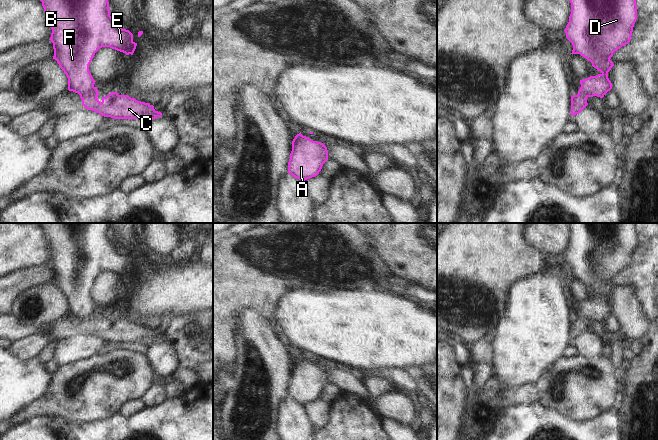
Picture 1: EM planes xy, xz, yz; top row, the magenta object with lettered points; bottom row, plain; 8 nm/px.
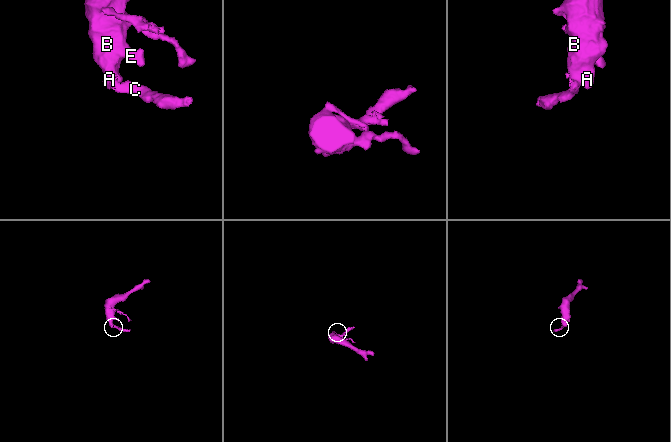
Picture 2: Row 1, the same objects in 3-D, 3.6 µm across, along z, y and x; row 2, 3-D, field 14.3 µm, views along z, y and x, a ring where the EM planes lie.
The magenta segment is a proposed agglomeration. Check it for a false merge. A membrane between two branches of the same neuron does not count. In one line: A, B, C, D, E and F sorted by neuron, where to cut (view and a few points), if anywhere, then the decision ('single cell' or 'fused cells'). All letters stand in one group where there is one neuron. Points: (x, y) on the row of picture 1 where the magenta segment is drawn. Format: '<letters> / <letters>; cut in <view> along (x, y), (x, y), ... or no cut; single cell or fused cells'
A B D E F / C; cut in xy along (95, 87), (80, 96); fused cells

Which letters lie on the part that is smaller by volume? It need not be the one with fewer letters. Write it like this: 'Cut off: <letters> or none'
Cut off: C

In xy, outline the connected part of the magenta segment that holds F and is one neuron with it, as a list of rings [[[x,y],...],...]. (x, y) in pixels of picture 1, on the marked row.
[[[40,0],[51,24],[50,41],[53,43],[54,56],[60,68],[68,78],[68,90],[85,96],[94,90],[95,80],[93,79],[89,65],[95,53],[102,47],[110,47],[126,55],[133,55],[137,43],[133,41],[133,34],[126,29],[120,28],[110,16],[108,0]]]

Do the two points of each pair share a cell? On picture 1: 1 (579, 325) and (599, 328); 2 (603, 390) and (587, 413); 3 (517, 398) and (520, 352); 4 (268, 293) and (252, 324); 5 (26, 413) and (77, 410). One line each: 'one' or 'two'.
1: one
2: one
3: two
4: two
5: one

